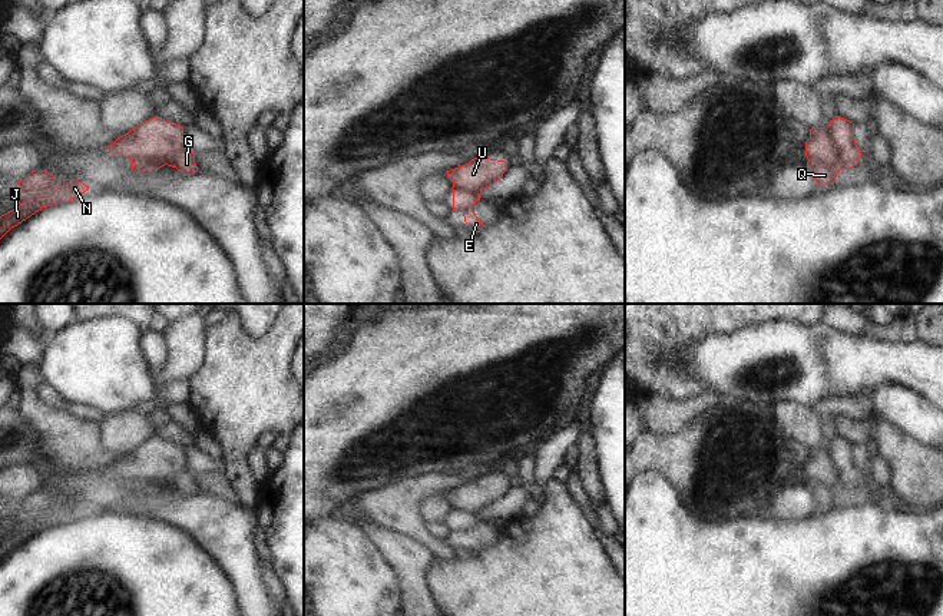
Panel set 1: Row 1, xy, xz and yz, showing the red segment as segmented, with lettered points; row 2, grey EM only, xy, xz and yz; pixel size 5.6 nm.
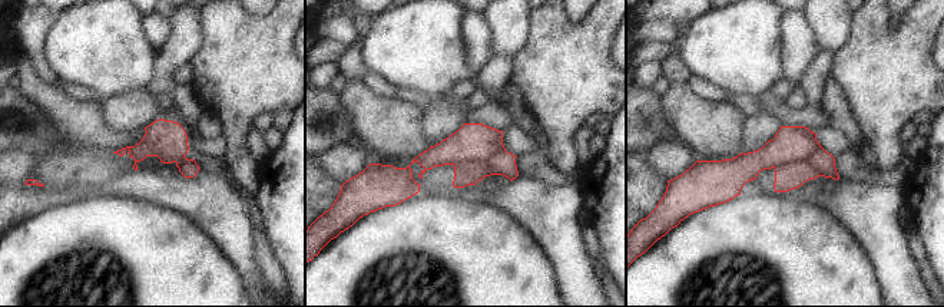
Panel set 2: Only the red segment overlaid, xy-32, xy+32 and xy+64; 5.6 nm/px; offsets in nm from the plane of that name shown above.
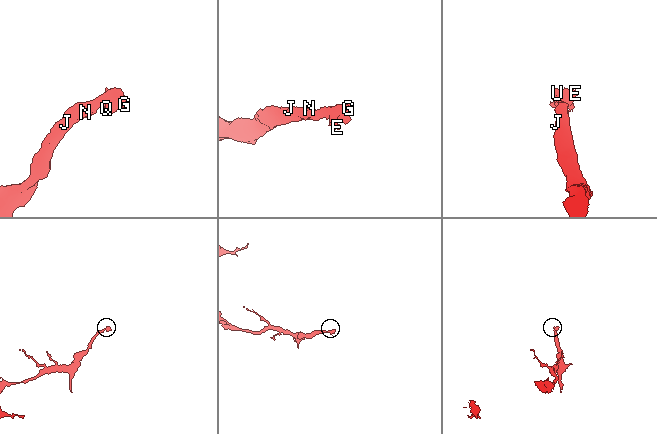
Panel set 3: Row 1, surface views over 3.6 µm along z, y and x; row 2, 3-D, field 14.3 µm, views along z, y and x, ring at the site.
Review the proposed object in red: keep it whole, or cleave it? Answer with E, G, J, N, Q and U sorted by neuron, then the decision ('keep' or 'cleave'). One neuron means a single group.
E G J N Q U; keep

